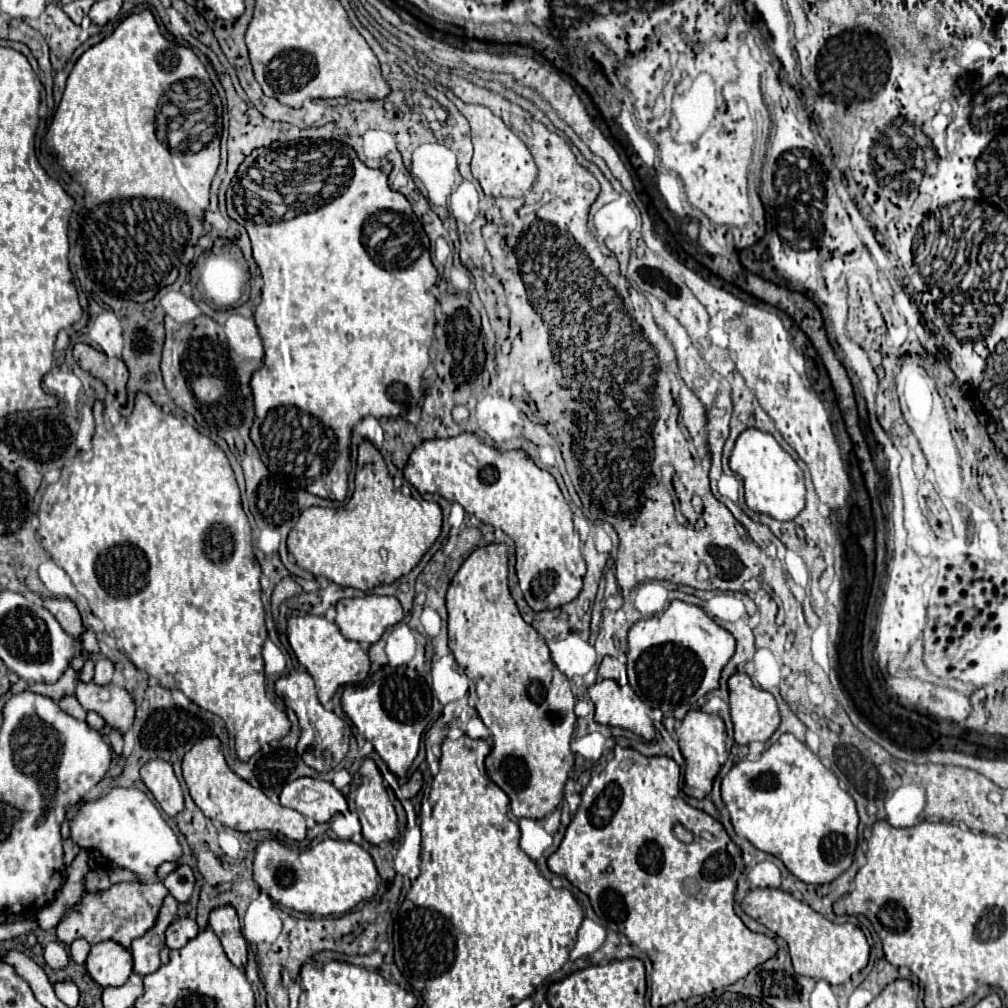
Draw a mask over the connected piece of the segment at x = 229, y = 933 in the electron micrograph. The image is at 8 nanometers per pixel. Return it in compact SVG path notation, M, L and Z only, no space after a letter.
M219 906L209 914L209 928L221 940L227 958L243 968L247 964L247 942L241 934L241 926L237 920L237 912L233 906Z

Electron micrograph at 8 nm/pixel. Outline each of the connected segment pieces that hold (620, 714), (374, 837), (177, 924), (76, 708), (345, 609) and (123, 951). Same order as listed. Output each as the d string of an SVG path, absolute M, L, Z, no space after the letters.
M607 678L601 682L595 682L593 686L589 686L589 698L595 704L595 720L599 724L607 724L607 726L621 726L627 728L639 736L643 736L645 740L653 740L656 736L656 730L653 728L653 720L651 719L651 708L643 704L643 700L631 690L631 686L619 686L615 680Z
M367 758L355 776L355 782L359 782L355 788L355 804L363 826L363 838L375 846L383 840L395 840L399 836L397 814L383 788L379 768Z
M175 918L175 920L171 922L171 926L167 928L167 932L165 932L165 944L167 944L171 950L173 950L173 948L183 948L197 932L199 932L199 930L197 930L195 920L191 920L191 918L185 918L185 920Z
M75 696L61 698L57 704L59 704L69 716L73 716L75 720L85 720L85 716L87 716L87 712L81 708L81 704L79 704L79 700L77 700Z
M369 594L363 598L343 598L335 608L335 624L345 638L355 642L373 644L385 628L403 620L403 610L395 596Z
M99 942L91 948L85 968L97 984L121 986L133 972L133 958L129 948L119 942Z

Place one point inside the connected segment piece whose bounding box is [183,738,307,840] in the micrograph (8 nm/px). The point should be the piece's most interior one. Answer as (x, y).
(223, 796)

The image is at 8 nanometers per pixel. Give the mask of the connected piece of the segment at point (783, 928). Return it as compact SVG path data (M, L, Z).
M755 888L751 890L741 908L745 914L767 926L771 932L781 936L789 944L789 954L793 960L793 968L801 976L809 976L813 980L825 980L833 986L845 984L851 974L863 970L869 960L869 944L861 928L853 924L833 924L811 906L801 900L795 900L789 892L779 888Z

